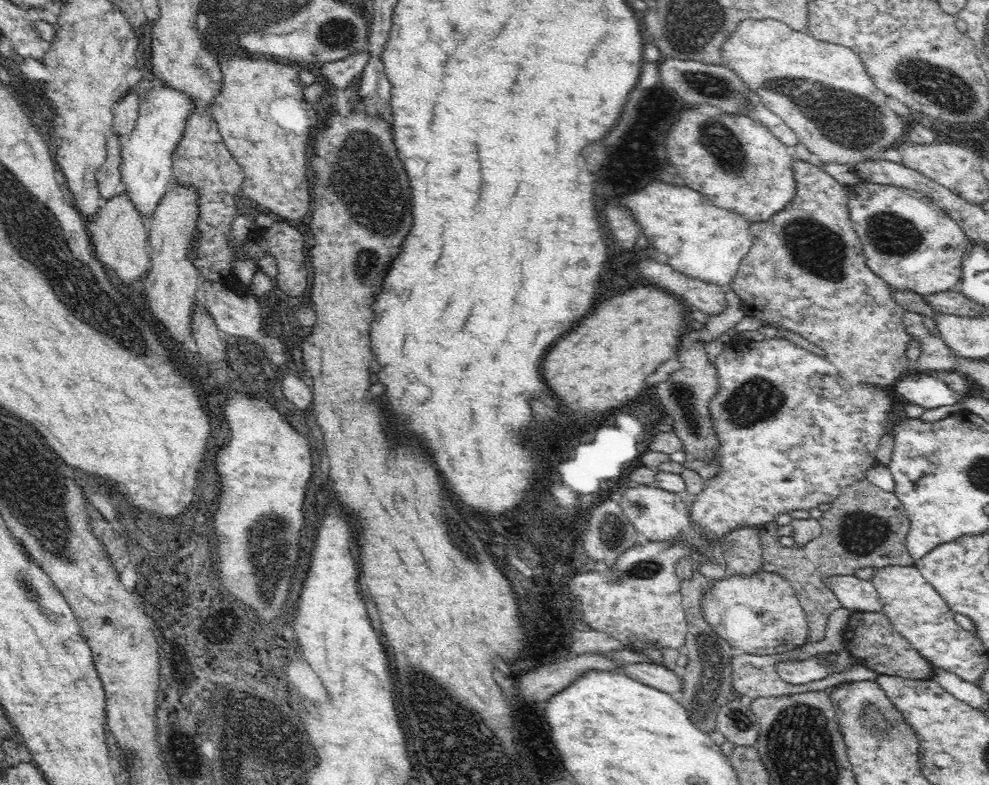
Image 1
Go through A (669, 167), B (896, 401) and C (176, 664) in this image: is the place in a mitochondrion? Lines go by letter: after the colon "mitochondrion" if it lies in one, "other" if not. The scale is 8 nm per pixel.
A: other
B: other
C: other

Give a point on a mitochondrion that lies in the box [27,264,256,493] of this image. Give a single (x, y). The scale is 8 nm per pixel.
(154, 347)

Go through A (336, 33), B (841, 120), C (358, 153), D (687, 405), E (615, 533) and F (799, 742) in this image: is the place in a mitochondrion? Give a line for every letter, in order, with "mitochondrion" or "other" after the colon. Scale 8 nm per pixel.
A: mitochondrion
B: mitochondrion
C: mitochondrion
D: mitochondrion
E: mitochondrion
F: mitochondrion

